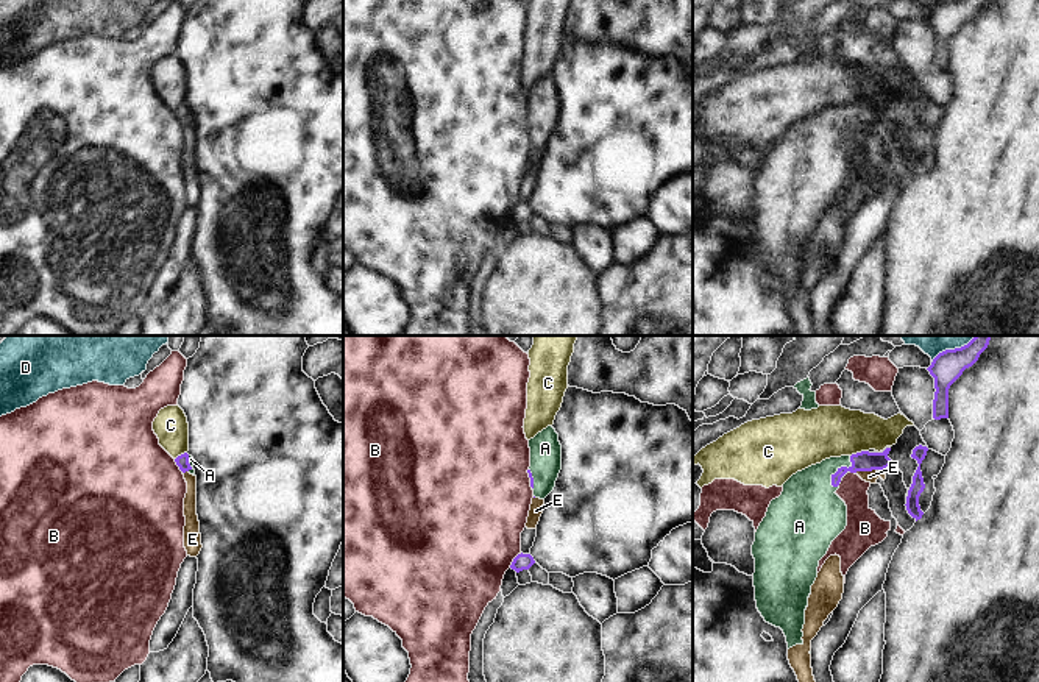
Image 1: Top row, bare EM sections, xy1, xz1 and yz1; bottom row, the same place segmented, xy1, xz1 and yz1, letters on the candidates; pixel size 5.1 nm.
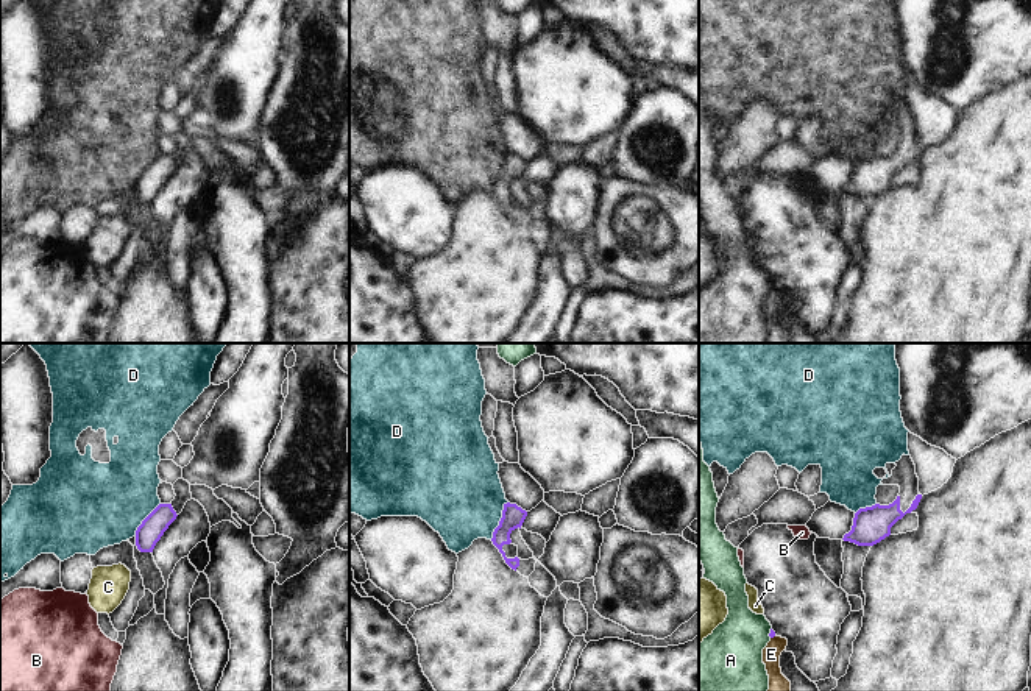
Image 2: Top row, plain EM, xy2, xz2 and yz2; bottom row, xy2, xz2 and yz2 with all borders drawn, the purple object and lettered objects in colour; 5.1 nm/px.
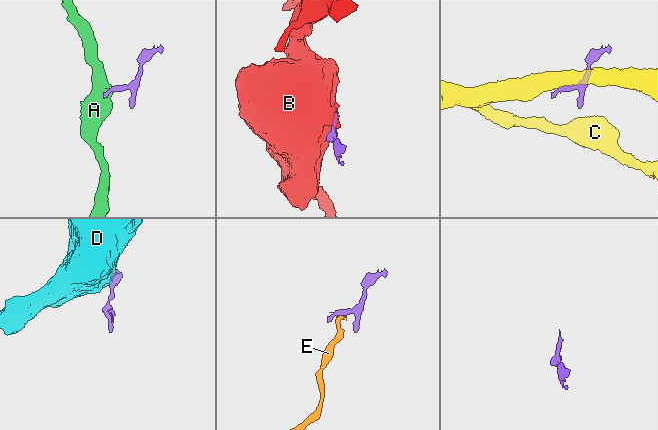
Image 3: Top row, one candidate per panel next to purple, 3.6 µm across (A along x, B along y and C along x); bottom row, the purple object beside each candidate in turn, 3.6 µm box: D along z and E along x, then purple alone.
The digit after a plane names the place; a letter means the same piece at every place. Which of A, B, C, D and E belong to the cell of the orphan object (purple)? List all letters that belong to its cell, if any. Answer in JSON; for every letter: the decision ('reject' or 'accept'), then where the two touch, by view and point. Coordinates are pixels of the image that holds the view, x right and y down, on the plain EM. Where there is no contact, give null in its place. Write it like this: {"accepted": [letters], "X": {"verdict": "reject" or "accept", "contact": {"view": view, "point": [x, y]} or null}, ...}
{"accepted": ["A"], "A": {"verdict": "accept", "contact": {"view": "yz1", "point": [846, 122]}}, "B": {"verdict": "reject", "contact": {"view": "xz1", "point": [514, 209]}}, "C": {"verdict": "reject", "contact": {"view": "yz1", "point": [858, 103]}}, "D": {"verdict": "reject", "contact": {"view": "xz2", "point": [501, 170]}}, "E": {"verdict": "reject", "contact": {"view": "yz1", "point": [865, 120]}}}

